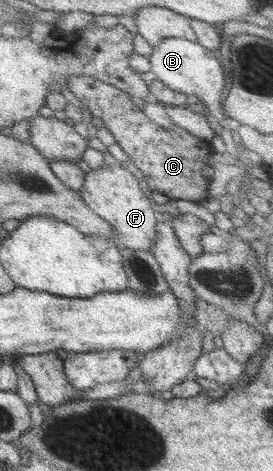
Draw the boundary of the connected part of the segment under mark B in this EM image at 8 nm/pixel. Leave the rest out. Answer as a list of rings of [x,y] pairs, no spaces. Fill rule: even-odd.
[[[165,38],[152,47],[152,53],[148,56],[150,72],[155,74],[157,80],[172,91],[180,92],[187,96],[195,96],[209,107],[211,114],[221,124],[221,128],[232,127],[233,124],[224,115],[222,91],[225,85],[225,73],[219,49],[208,50],[194,40],[183,38]]]

